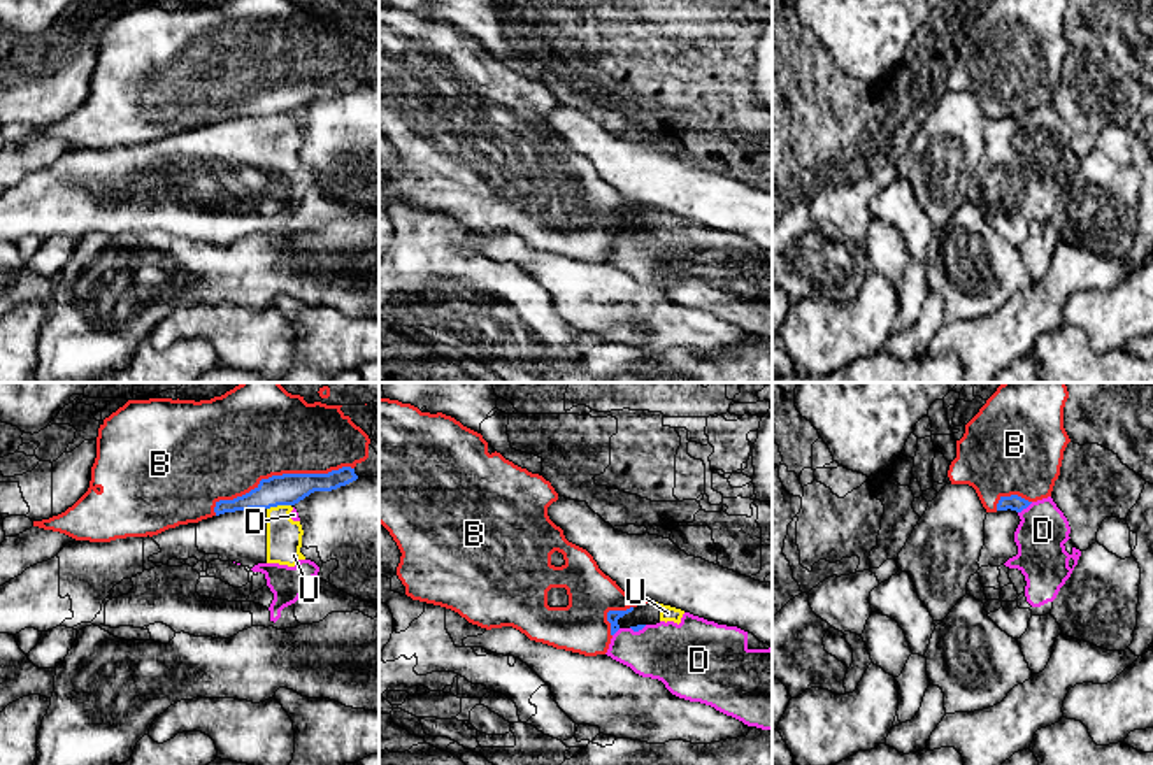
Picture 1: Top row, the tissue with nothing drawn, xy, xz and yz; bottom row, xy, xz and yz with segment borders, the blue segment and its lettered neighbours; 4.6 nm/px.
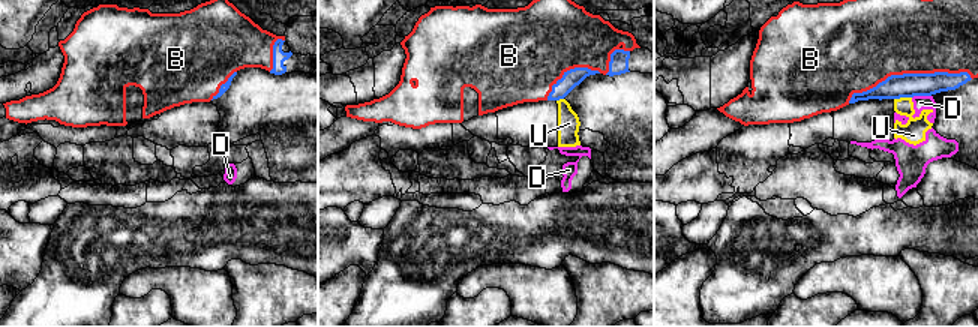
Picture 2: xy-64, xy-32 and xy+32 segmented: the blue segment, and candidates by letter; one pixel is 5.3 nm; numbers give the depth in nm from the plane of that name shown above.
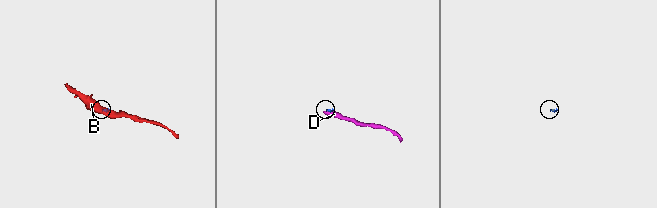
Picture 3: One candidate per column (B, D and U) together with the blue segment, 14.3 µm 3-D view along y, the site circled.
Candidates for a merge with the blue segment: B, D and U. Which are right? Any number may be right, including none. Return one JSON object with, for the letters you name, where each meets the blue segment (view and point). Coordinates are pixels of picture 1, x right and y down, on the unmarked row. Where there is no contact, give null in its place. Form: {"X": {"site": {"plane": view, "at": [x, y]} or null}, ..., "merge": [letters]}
{"B": {"site": {"plane": "xy", "at": [283, 81]}}, "merge": ["B"]}

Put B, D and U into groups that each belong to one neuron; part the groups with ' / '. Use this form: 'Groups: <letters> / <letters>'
Groups: B / D U

